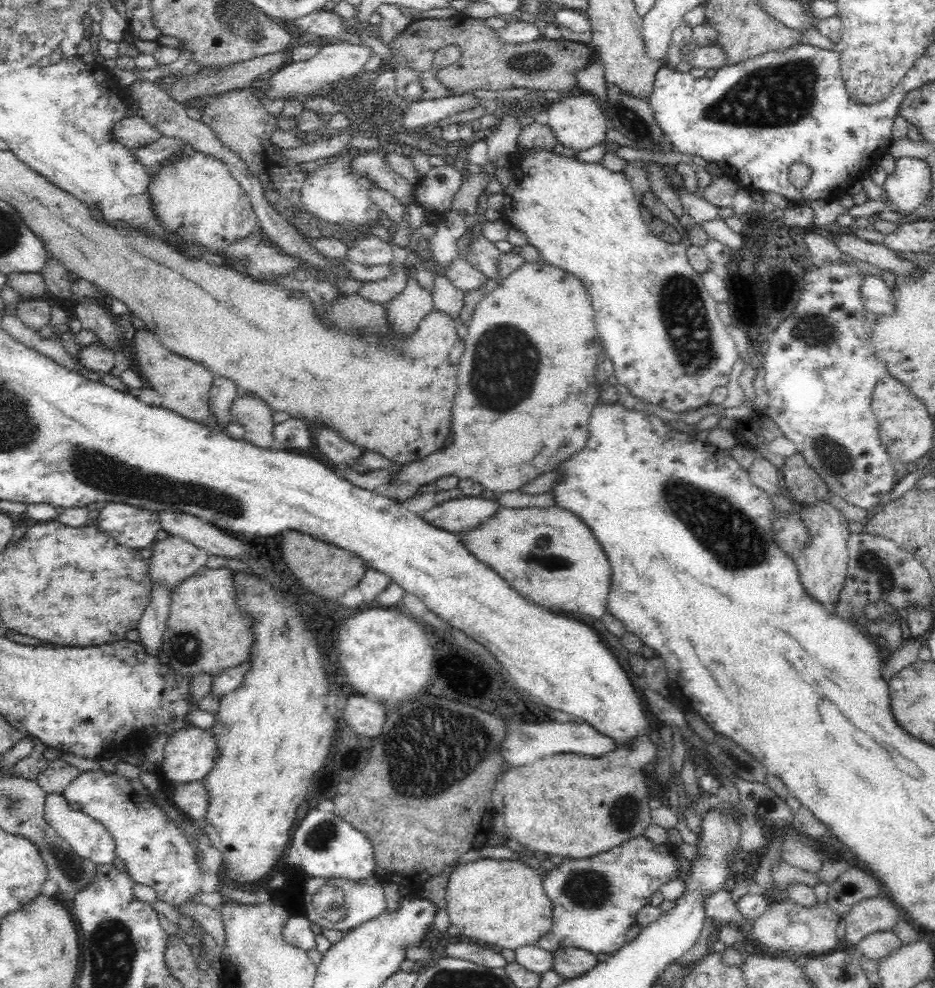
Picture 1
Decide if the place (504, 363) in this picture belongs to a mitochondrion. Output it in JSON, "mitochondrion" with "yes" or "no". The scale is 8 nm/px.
{"mitochondrion":"yes"}

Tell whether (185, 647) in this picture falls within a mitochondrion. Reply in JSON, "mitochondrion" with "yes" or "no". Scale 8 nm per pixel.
{"mitochondrion":"yes"}

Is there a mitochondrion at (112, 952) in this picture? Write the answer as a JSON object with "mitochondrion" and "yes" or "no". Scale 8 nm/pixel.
{"mitochondrion":"yes"}

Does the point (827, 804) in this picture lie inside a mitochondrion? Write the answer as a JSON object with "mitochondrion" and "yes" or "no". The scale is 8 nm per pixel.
{"mitochondrion":"no"}

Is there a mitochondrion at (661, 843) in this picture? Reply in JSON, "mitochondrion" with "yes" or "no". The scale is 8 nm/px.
{"mitochondrion":"no"}

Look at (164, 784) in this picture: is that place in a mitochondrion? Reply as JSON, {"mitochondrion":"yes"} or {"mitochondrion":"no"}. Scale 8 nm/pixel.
{"mitochondrion":"no"}

